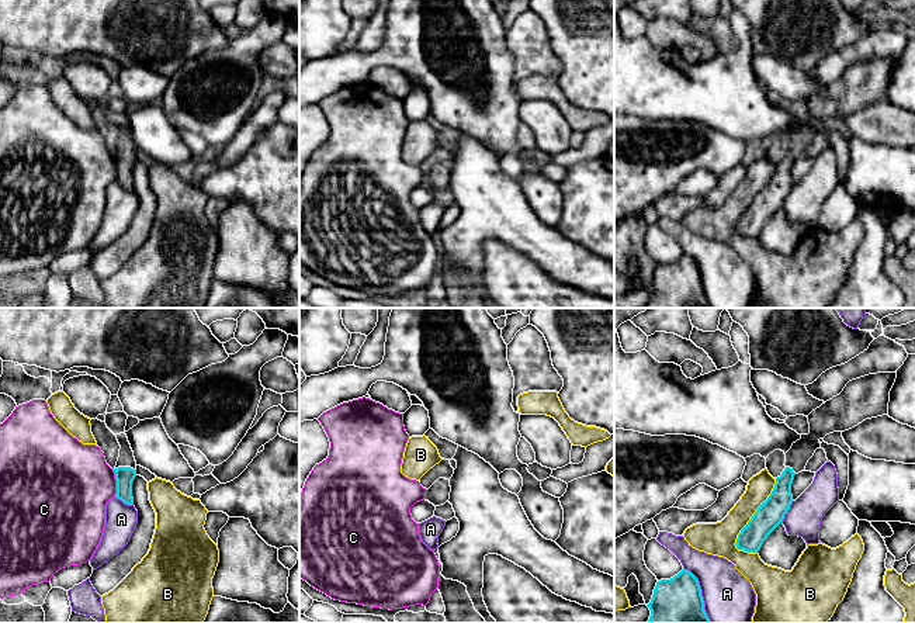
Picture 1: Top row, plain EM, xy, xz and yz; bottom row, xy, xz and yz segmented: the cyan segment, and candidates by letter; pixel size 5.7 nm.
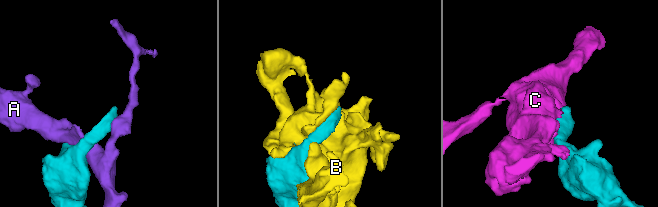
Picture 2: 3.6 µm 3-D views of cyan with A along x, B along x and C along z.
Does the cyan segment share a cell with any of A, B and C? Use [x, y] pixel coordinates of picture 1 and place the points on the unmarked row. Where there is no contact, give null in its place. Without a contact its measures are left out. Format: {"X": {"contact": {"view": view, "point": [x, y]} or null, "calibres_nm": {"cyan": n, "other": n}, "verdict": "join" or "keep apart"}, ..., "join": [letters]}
{"A": {"contact": {"view": "yz", "point": [700, 279]}, "calibres_nm": {"cyan": 320, "other": 300}, "verdict": "keep apart"}, "B": {"contact": {"view": "yz", "point": [754, 200]}, "calibres_nm": {"cyan": 160, "other": 190}, "verdict": "keep apart"}, "C": {"contact": {"view": "xy", "point": [117, 169]}, "calibres_nm": {"cyan": 110, "other": 440}, "verdict": "keep apart"}, "join": []}

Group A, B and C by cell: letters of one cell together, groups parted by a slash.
A / B / C

